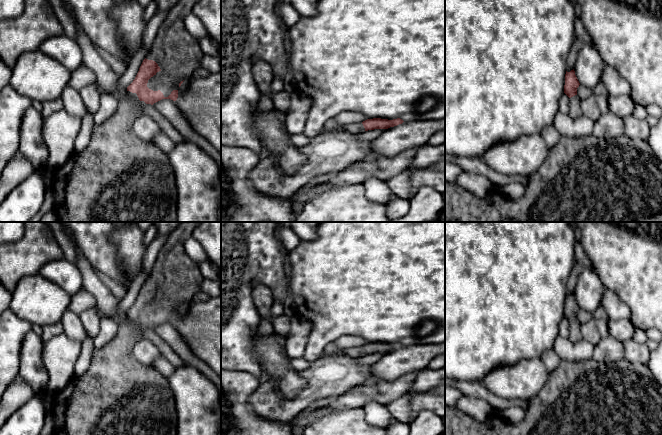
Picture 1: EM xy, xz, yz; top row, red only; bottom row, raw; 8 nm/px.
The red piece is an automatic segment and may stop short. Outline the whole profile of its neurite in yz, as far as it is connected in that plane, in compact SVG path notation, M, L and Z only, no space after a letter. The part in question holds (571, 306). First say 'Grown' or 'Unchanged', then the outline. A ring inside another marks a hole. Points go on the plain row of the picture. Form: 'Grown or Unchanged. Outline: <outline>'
Grown. Outline: M574 293L570 296L566 295L564 317L569 321L570 324L568 339L572 342L582 341L581 324L577 319L577 312L579 309L580 307L575 299Z

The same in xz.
Grown. Outline: M381 342L367 343L363 346L350 347L343 350L343 353L353 358L359 358L364 355L374 353L388 353L390 351L402 348L404 345L400 342L388 344Z

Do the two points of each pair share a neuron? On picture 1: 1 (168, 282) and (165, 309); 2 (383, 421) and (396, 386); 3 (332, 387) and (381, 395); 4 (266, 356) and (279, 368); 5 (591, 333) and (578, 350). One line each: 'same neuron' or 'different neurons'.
1: same neuron
2: different neurons
3: same neuron
4: same neuron
5: different neurons

